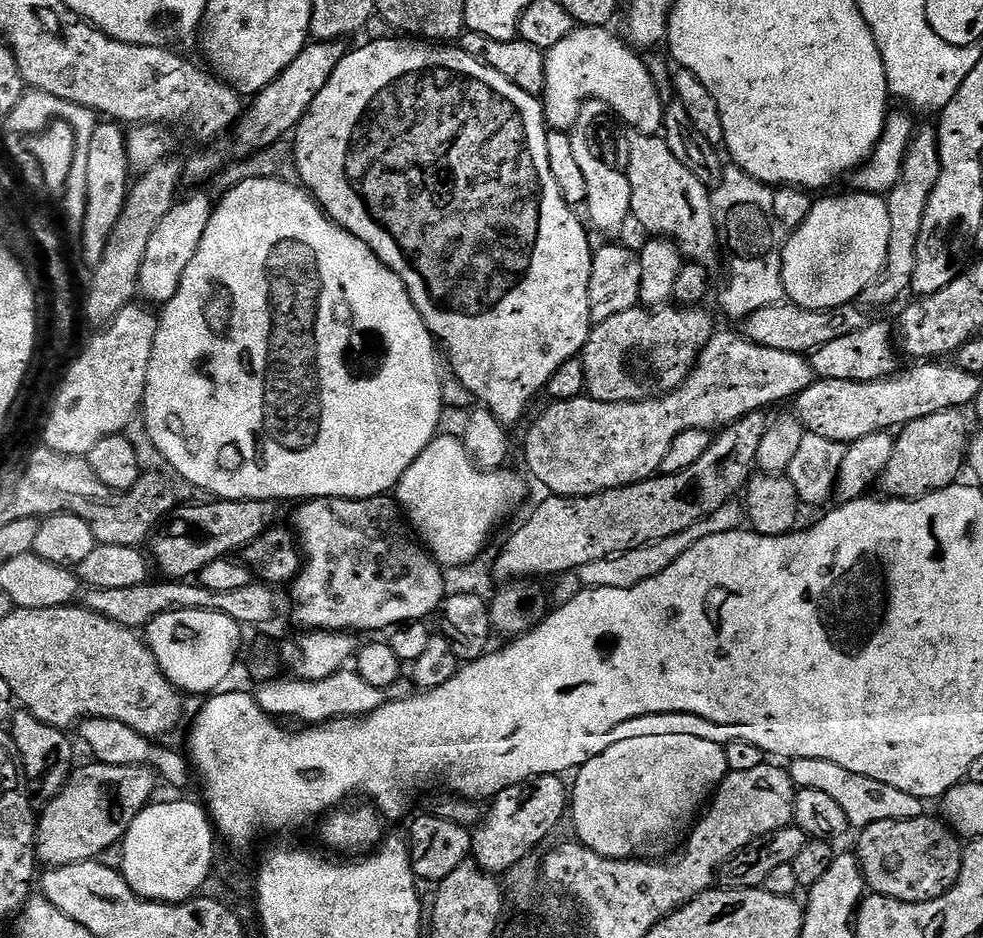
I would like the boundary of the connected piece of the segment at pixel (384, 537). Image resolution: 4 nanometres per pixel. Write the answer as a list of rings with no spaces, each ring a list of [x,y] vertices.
[[[385,494],[375,496],[374,498],[366,498],[365,500],[305,500],[297,508],[300,509],[297,510],[291,527],[298,537],[299,551],[300,548],[304,551],[304,569],[302,569],[301,572],[299,569],[299,571],[295,573],[294,579],[290,584],[290,589],[292,588],[292,616],[301,624],[301,629],[323,632],[347,632],[349,634],[380,632],[383,628],[392,630],[397,626],[427,621],[429,619],[427,616],[430,615],[432,611],[435,613],[437,609],[443,605],[446,599],[446,591],[444,592],[445,569],[437,564],[431,552],[429,552],[410,531],[405,517],[401,513],[400,505],[396,503],[391,495]]]

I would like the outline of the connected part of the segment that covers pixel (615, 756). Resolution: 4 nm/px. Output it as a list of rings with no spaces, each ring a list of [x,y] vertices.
[[[673,712],[634,718],[618,726],[604,747],[575,773],[576,785],[573,783],[570,788],[570,820],[572,816],[575,839],[611,860],[656,862],[671,857],[730,771],[728,752],[719,744],[720,736],[722,740],[721,725]]]

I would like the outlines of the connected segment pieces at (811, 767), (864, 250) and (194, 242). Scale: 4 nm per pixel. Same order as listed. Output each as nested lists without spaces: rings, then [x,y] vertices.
[[[802,758],[790,767],[790,775],[800,788],[813,788],[830,794],[842,806],[849,823],[857,829],[878,821],[909,820],[925,813],[925,803],[918,796],[910,795],[897,787],[882,783],[870,776],[850,772],[840,764],[825,758]]]
[[[849,192],[842,196],[830,196],[828,198],[819,198],[813,203],[810,214],[803,220],[800,225],[793,229],[793,236],[783,241],[782,255],[780,258],[780,269],[782,270],[782,278],[784,279],[784,295],[791,303],[802,306],[806,310],[826,310],[827,308],[838,308],[841,306],[851,305],[851,300],[863,297],[864,288],[872,279],[882,270],[882,266],[886,262],[886,250],[890,244],[890,212],[887,199],[879,193],[871,192]]]
[[[192,192],[185,200],[177,199],[171,210],[154,228],[150,240],[146,242],[146,256],[142,258],[140,267],[139,295],[145,296],[149,305],[163,306],[170,298],[174,298],[182,282],[182,274],[186,274],[186,266],[190,266],[190,258],[194,258],[202,242],[202,234],[206,234],[213,207],[214,200],[206,193]]]

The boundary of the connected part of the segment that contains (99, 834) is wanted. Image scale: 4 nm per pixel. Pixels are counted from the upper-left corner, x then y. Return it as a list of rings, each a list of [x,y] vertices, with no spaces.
[[[88,762],[85,768],[77,767],[62,791],[39,813],[36,821],[37,861],[50,869],[103,857],[107,848],[116,848],[123,841],[138,814],[153,803],[156,784],[157,773],[138,764],[110,766]]]

